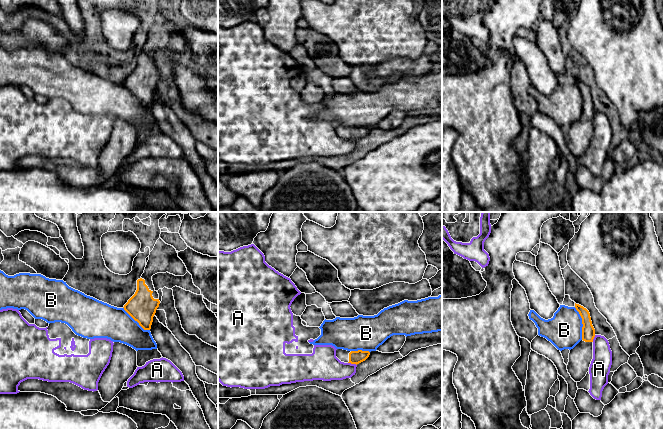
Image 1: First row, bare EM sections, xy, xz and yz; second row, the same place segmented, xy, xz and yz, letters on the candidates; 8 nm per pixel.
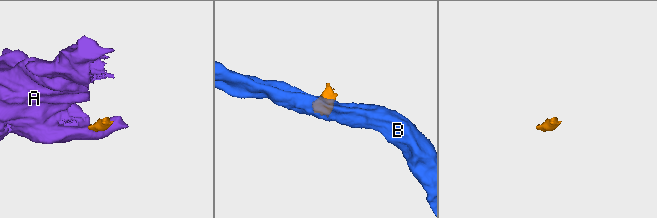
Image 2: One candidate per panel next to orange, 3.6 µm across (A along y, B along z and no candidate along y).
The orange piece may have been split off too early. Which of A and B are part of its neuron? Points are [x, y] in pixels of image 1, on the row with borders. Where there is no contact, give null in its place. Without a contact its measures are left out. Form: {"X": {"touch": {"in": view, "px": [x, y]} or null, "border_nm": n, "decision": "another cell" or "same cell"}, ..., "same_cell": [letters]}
{"A": {"touch": {"in": "xz", "px": [352, 363]}, "border_nm": 80, "decision": "another cell"}, "B": {"touch": {"in": "yz", "px": [582, 323]}, "border_nm": 280, "decision": "another cell"}, "same_cell": []}

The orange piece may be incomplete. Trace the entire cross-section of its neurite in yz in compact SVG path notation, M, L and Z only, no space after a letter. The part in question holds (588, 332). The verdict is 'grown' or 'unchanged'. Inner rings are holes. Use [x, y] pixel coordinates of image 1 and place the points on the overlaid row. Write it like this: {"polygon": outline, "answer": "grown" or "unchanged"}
{"polygon": "M576 303L575 308L582 318L582 340L570 350L567 370L575 382L580 382L589 371L593 359L595 329L592 325L589 311Z", "answer": "grown"}

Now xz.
{"polygon": "M343 349L336 350L336 357L344 363L359 364L365 361L370 355L369 351L347 351Z", "answer": "grown"}

